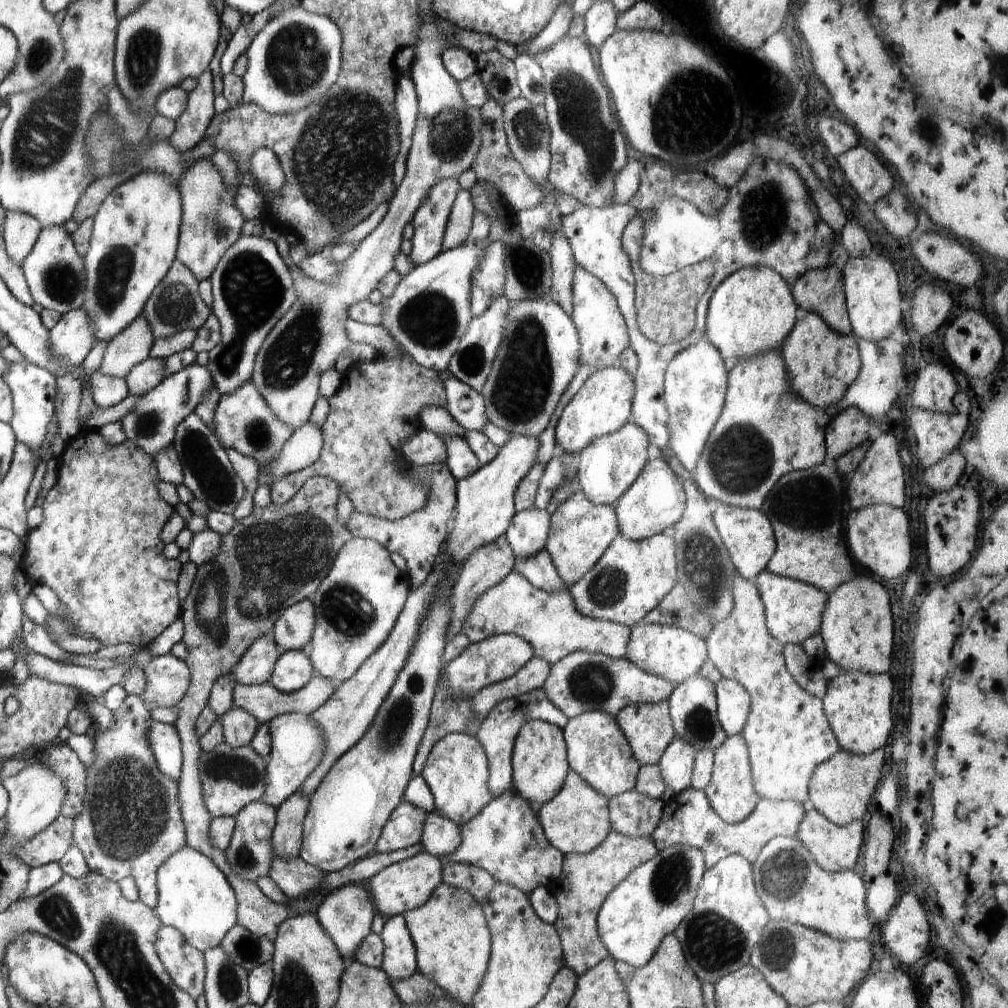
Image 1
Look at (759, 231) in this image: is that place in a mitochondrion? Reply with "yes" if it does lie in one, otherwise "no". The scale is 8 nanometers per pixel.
yes

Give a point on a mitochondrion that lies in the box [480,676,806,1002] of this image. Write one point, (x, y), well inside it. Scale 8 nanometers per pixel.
(714, 943)

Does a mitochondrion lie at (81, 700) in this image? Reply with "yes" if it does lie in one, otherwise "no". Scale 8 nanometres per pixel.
no

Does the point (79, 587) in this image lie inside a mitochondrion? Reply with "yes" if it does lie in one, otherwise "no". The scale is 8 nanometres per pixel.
yes

